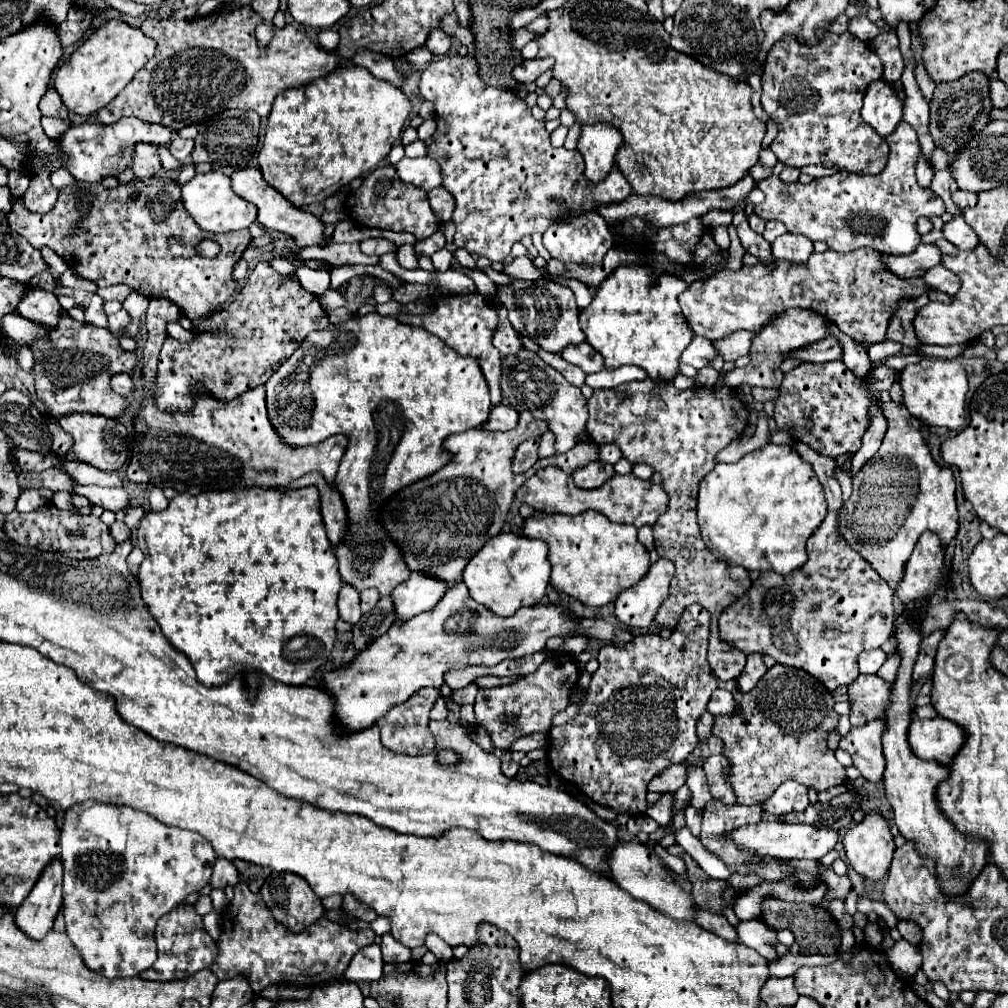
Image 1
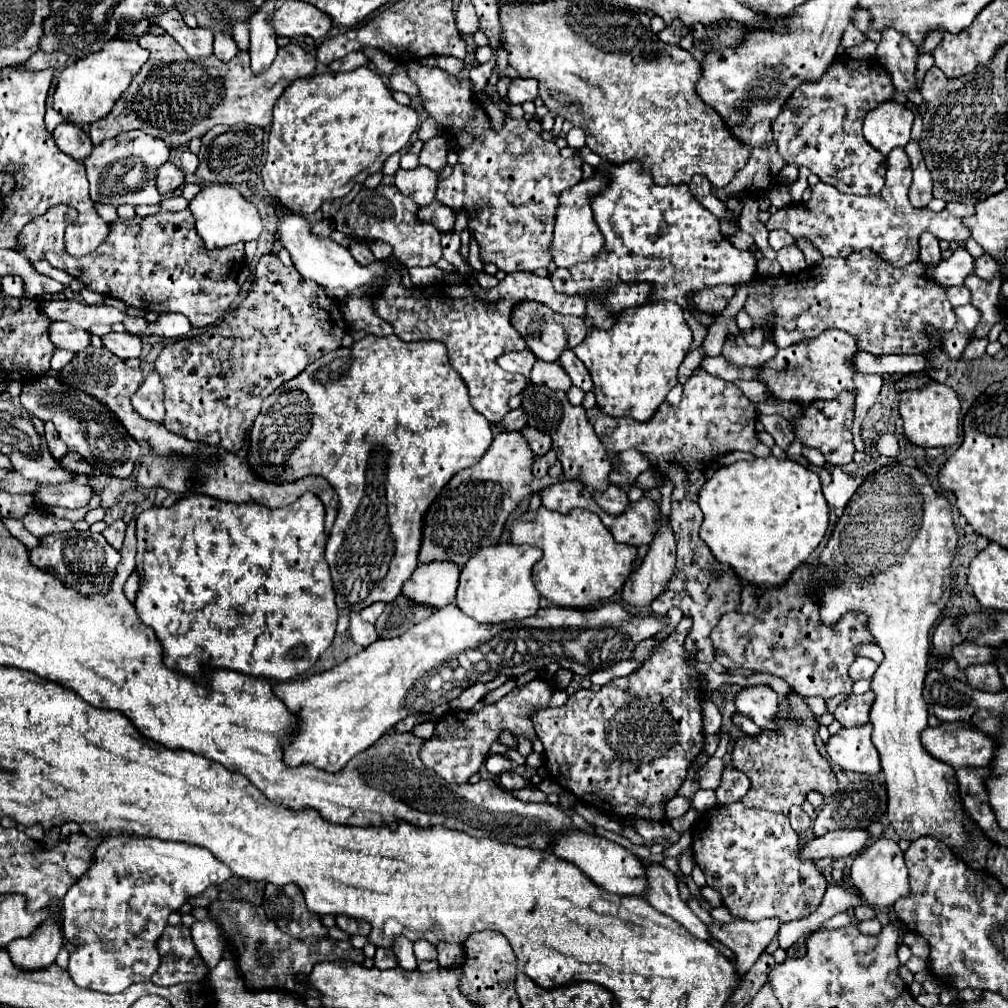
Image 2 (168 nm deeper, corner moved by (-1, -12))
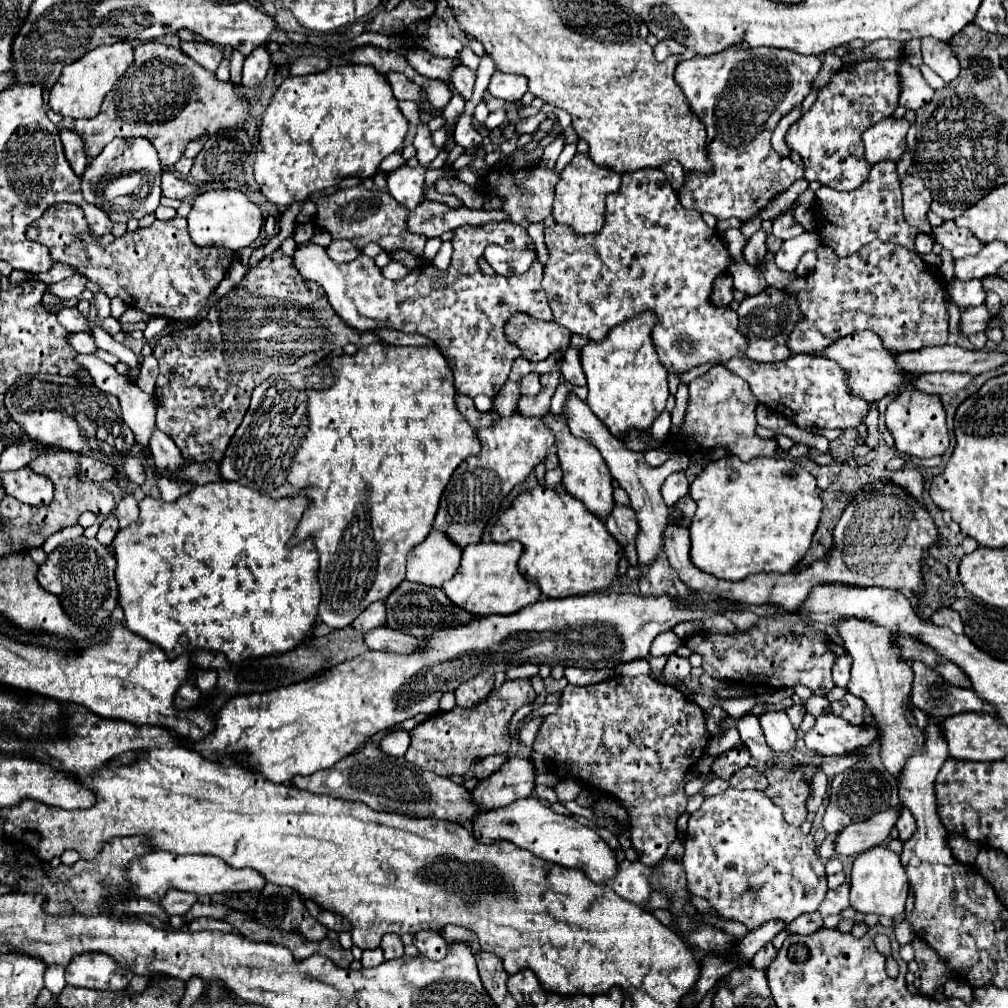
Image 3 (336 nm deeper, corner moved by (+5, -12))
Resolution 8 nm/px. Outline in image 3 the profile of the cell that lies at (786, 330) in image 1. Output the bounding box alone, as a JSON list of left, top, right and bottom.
[822,331,914,401]

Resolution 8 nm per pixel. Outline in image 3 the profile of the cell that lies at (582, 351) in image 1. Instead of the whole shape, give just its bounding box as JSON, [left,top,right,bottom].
[560,347,586,385]

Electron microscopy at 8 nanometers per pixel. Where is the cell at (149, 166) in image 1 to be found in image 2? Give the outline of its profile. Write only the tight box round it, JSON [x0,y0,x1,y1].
[156,161,184,195]

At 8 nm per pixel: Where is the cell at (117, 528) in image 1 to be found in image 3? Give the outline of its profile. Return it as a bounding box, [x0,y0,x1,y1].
[96,515,120,547]

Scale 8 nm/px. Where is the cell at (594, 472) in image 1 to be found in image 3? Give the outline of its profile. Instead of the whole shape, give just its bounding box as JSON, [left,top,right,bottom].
[606,505,638,567]

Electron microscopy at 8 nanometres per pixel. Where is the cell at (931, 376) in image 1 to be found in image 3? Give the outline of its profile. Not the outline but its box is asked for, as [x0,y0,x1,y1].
[886,389,948,457]

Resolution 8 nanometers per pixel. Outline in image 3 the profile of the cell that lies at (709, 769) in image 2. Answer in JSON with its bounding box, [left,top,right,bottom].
[714,749,750,779]

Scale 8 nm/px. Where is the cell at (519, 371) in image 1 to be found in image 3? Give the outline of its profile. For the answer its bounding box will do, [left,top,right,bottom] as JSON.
[546,413,614,519]

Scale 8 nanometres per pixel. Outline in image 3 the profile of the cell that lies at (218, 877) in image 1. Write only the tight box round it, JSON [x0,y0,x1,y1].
[158,889,198,915]

